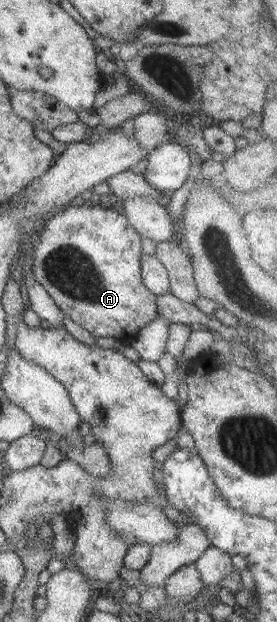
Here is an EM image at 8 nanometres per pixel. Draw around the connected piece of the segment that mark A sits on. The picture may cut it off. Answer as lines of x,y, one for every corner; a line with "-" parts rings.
75,202
45,220
44,230
37,238
32,254
32,276
62,314
92,337
112,337
128,342
157,316
156,297
141,282
141,253
140,237
124,215
110,206

